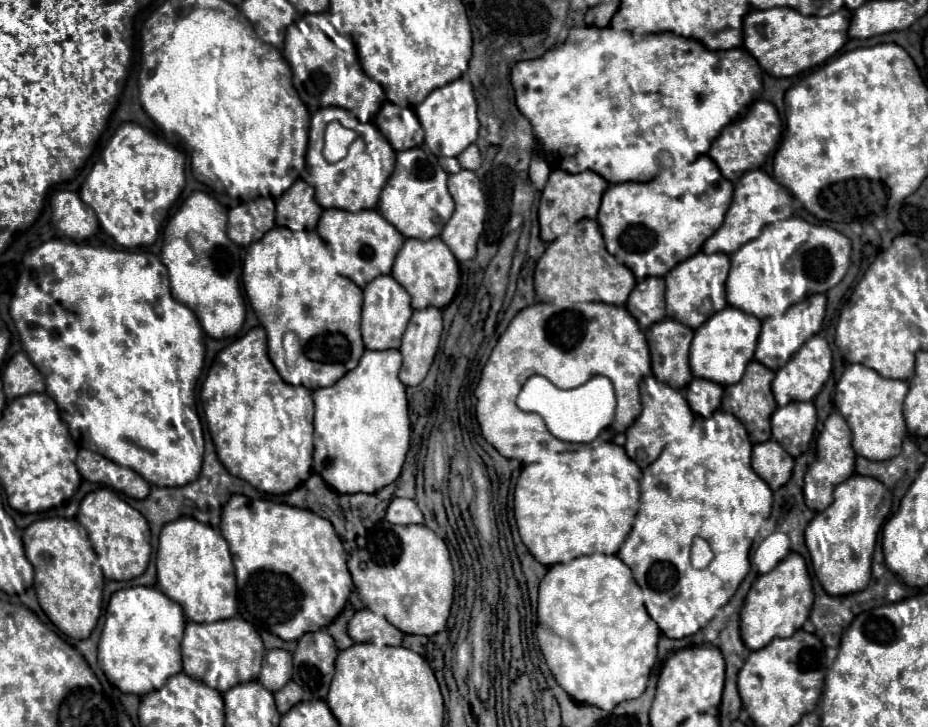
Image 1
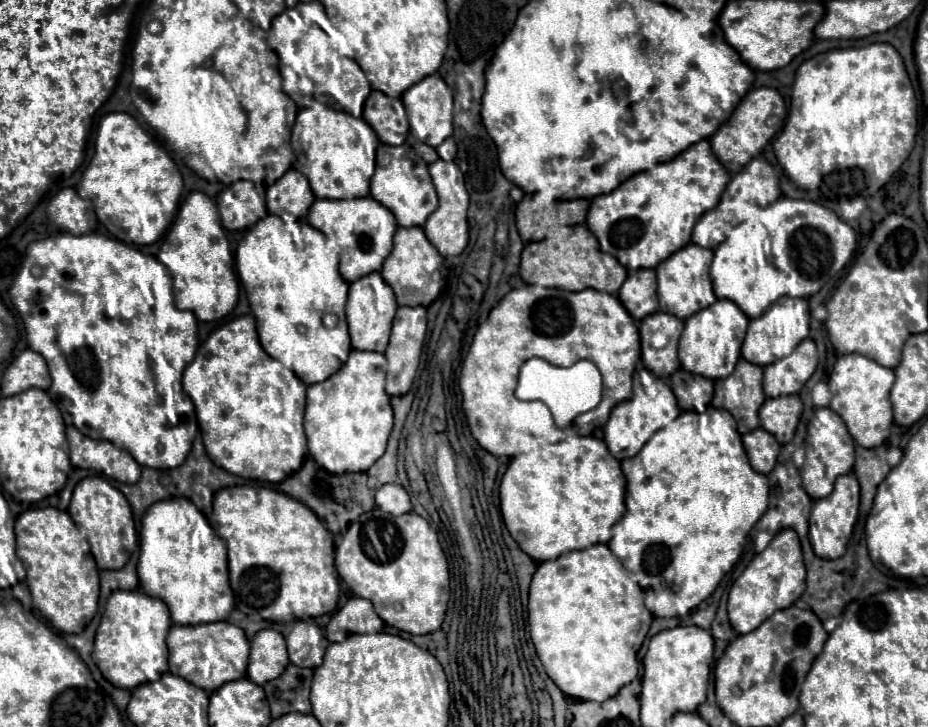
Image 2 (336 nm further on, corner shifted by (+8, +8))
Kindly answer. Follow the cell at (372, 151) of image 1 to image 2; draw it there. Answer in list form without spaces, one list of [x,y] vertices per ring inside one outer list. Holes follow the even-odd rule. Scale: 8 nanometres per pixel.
[[[317,101],[311,107],[303,108],[297,113],[295,125],[293,125],[293,137],[291,137],[291,147],[297,155],[297,161],[301,163],[301,173],[309,179],[309,185],[317,199],[367,197],[369,181],[375,171],[377,145],[379,145],[379,139],[377,139],[375,131],[363,119],[355,119],[343,111],[333,111]]]

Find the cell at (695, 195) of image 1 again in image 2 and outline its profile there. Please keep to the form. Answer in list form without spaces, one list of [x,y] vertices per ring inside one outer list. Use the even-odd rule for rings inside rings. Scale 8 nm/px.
[[[709,141],[693,143],[689,149],[683,149],[683,153],[677,155],[669,163],[655,164],[658,163],[653,163],[653,159],[645,153],[645,169],[639,171],[637,175],[625,179],[611,193],[593,197],[589,213],[587,213],[587,229],[597,237],[601,251],[617,257],[619,263],[627,269],[653,269],[663,259],[667,259],[671,253],[689,245],[693,225],[705,211],[717,207],[721,193],[725,191],[725,187],[731,179],[727,169],[713,155]]]

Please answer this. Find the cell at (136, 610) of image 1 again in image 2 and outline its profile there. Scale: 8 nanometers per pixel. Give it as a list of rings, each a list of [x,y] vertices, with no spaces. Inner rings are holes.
[[[115,591],[107,599],[105,613],[95,637],[92,658],[103,677],[121,689],[133,689],[147,681],[159,681],[167,672],[167,631],[171,619],[167,605],[155,597],[147,597],[143,591]]]

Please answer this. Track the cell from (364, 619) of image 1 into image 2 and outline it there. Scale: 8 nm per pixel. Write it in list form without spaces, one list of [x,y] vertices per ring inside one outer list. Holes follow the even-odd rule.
[[[351,597],[339,611],[333,613],[327,635],[353,635],[353,633],[379,633],[383,629],[381,617],[375,613],[371,601]]]

